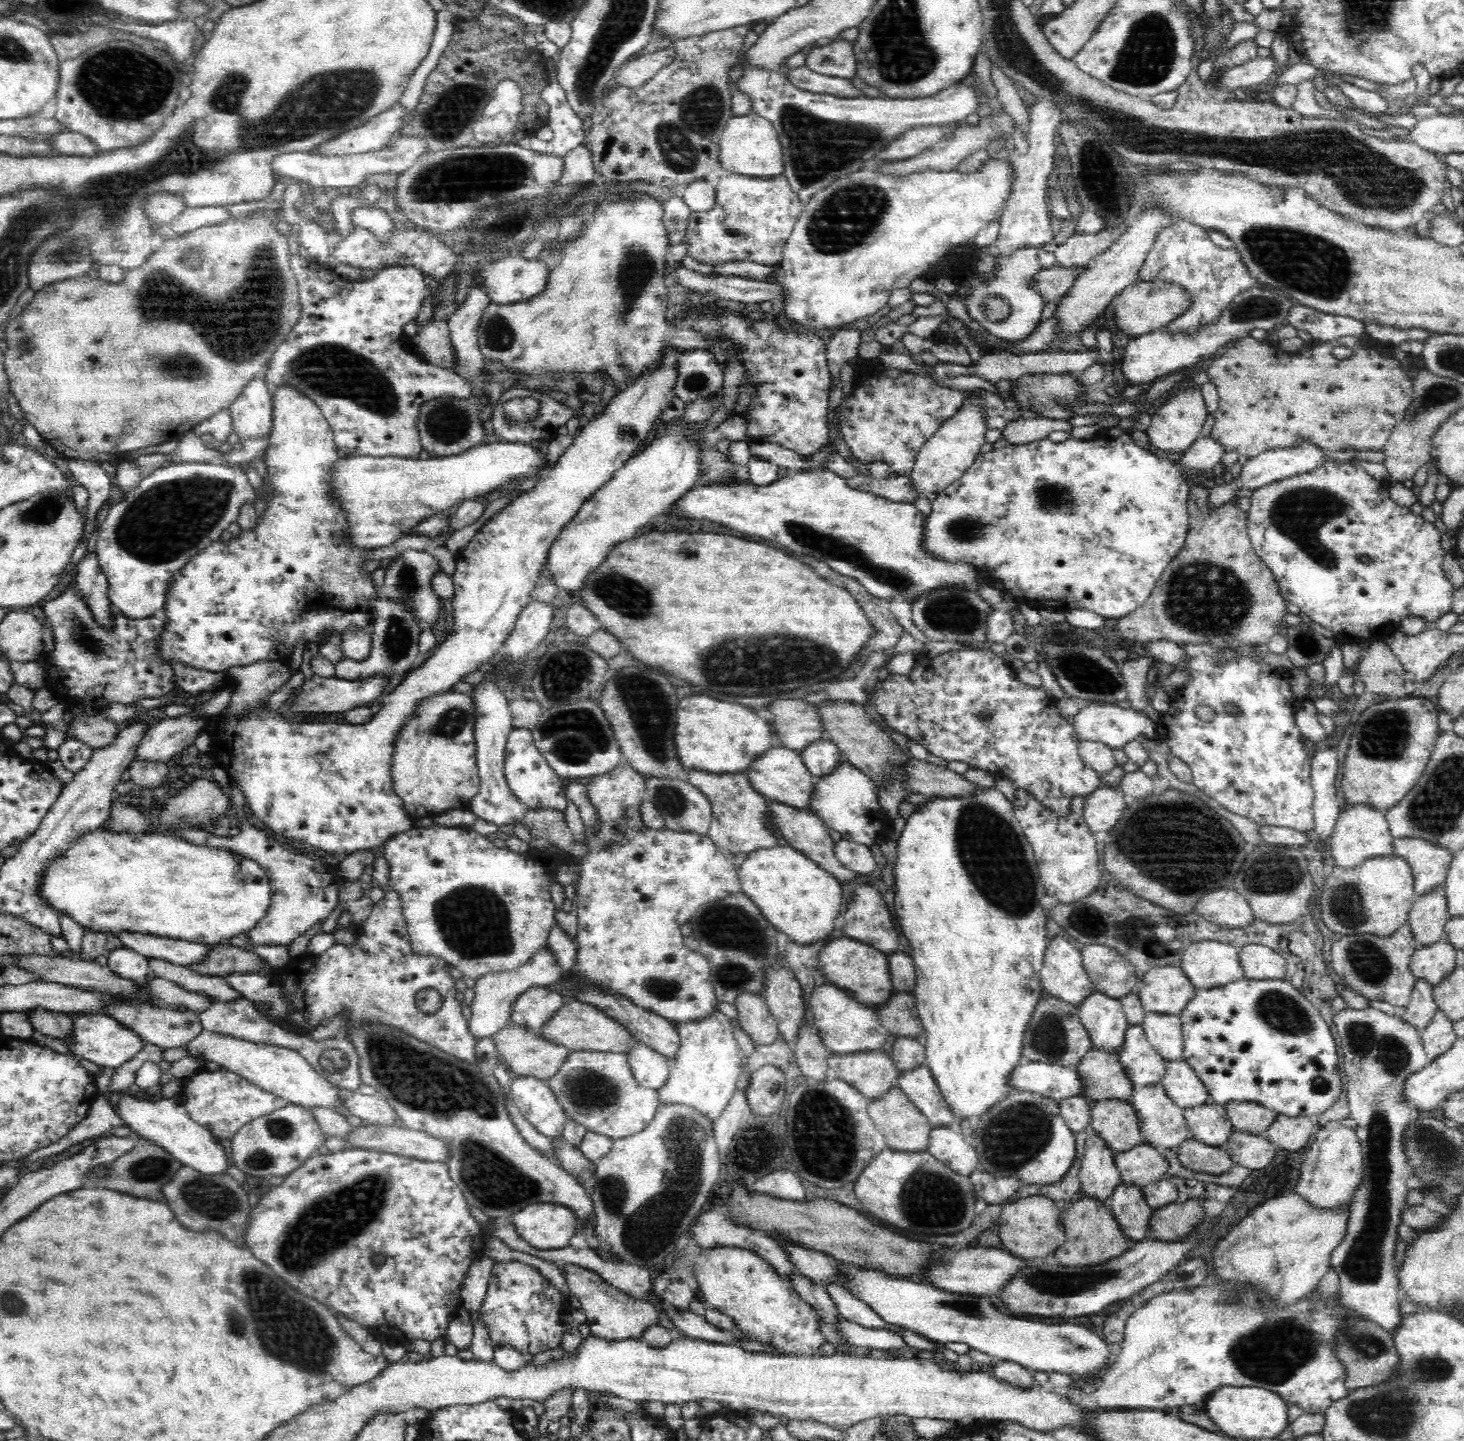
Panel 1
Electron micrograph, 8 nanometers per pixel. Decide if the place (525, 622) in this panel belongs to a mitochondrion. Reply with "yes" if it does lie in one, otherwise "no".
no

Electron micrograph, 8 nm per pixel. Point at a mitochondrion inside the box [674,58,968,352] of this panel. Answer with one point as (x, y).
(817, 145)

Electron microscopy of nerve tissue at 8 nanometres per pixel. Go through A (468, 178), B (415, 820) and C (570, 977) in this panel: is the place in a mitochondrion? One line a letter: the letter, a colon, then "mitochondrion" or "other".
A: mitochondrion
B: other
C: other

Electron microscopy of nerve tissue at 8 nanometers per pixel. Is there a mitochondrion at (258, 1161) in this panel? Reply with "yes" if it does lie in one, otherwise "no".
yes

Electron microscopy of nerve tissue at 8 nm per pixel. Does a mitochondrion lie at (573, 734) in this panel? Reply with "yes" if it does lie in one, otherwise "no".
yes

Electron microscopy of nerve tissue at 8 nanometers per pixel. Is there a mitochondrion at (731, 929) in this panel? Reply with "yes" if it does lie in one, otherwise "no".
yes

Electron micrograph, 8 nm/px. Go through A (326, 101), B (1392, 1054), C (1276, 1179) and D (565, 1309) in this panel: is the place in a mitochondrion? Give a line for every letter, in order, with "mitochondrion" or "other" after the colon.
A: mitochondrion
B: mitochondrion
C: other
D: other

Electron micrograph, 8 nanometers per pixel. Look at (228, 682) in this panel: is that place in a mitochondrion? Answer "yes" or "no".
no

